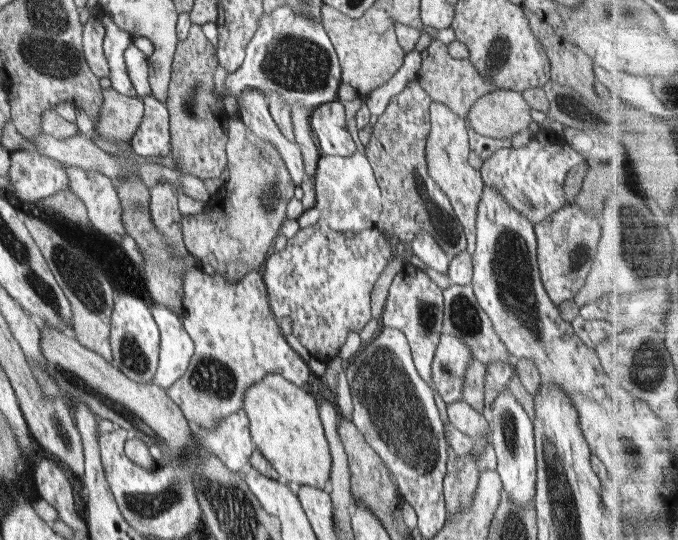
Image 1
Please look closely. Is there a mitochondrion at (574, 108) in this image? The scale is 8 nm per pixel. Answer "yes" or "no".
yes

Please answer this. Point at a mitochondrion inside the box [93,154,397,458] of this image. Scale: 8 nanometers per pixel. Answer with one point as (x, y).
(211, 378)

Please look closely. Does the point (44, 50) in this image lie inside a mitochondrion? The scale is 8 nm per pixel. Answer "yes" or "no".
yes

